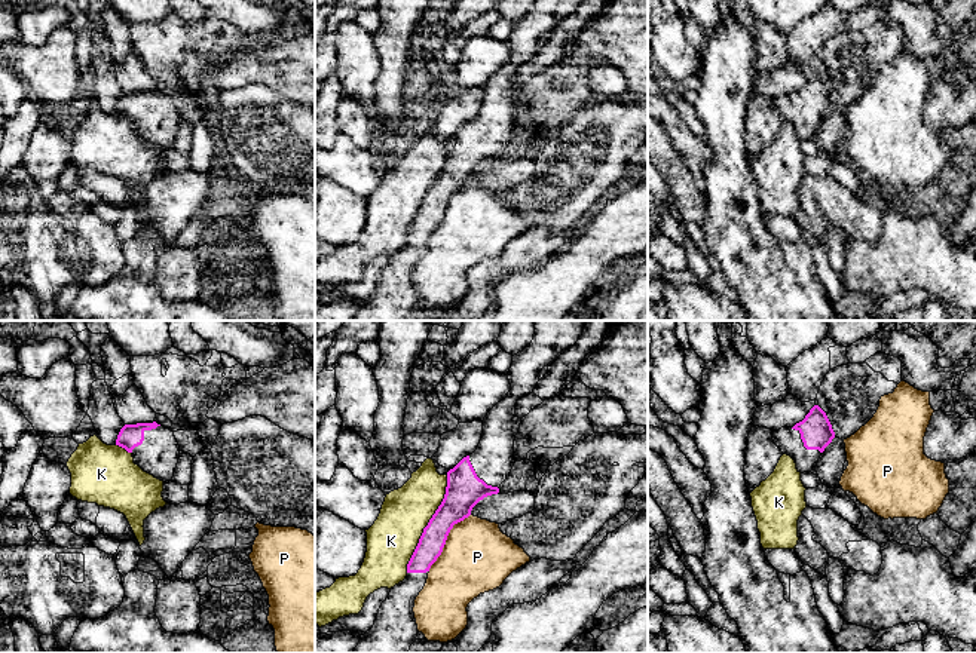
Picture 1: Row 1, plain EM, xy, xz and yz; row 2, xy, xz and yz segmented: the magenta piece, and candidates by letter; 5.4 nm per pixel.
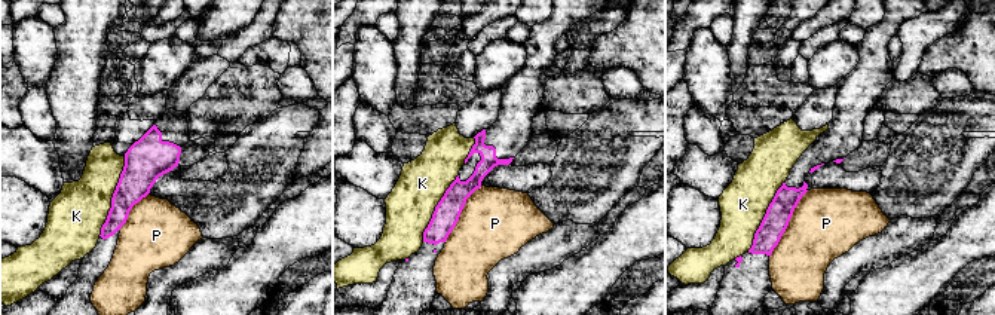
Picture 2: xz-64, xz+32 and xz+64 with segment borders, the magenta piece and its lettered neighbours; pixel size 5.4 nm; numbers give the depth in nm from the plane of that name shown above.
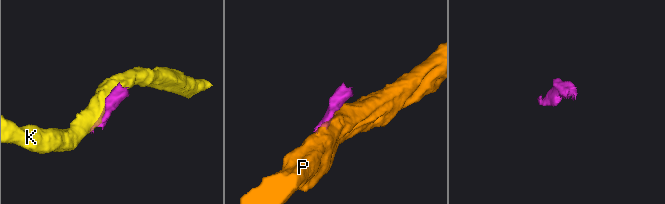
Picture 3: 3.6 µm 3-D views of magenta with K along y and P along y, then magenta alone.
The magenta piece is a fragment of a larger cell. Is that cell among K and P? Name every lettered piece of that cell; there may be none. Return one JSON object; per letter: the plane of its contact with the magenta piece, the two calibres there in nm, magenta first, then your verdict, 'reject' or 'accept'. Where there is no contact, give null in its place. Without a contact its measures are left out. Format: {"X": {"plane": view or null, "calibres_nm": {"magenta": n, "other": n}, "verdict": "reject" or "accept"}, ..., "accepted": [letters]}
{"K": {"plane": "xz", "calibres_nm": {"magenta": 190, "other": 280}, "verdict": "reject"}, "P": {"plane": "xz", "calibres_nm": {"magenta": 180, "other": 380}, "verdict": "reject"}, "accepted": []}

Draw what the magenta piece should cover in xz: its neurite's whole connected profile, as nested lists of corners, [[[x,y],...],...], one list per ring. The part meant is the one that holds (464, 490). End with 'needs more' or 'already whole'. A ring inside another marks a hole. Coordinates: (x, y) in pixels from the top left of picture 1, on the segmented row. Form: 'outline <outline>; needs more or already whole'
outline [[[533,321],[533,340],[529,347],[513,356],[513,364],[507,374],[511,384],[508,396],[498,402],[484,417],[483,433],[477,450],[463,457],[447,472],[444,499],[423,528],[419,543],[407,564],[406,579],[391,588],[388,598],[379,608],[373,628],[361,635],[354,653],[409,653],[419,632],[413,613],[414,600],[426,583],[431,565],[441,555],[450,530],[455,524],[468,518],[472,508],[480,500],[499,493],[501,484],[507,479],[515,463],[514,441],[521,423],[521,419],[515,416],[517,401],[533,393],[539,381],[539,371],[544,367],[553,365],[567,347],[579,340],[587,322],[588,321]]]; needs more

